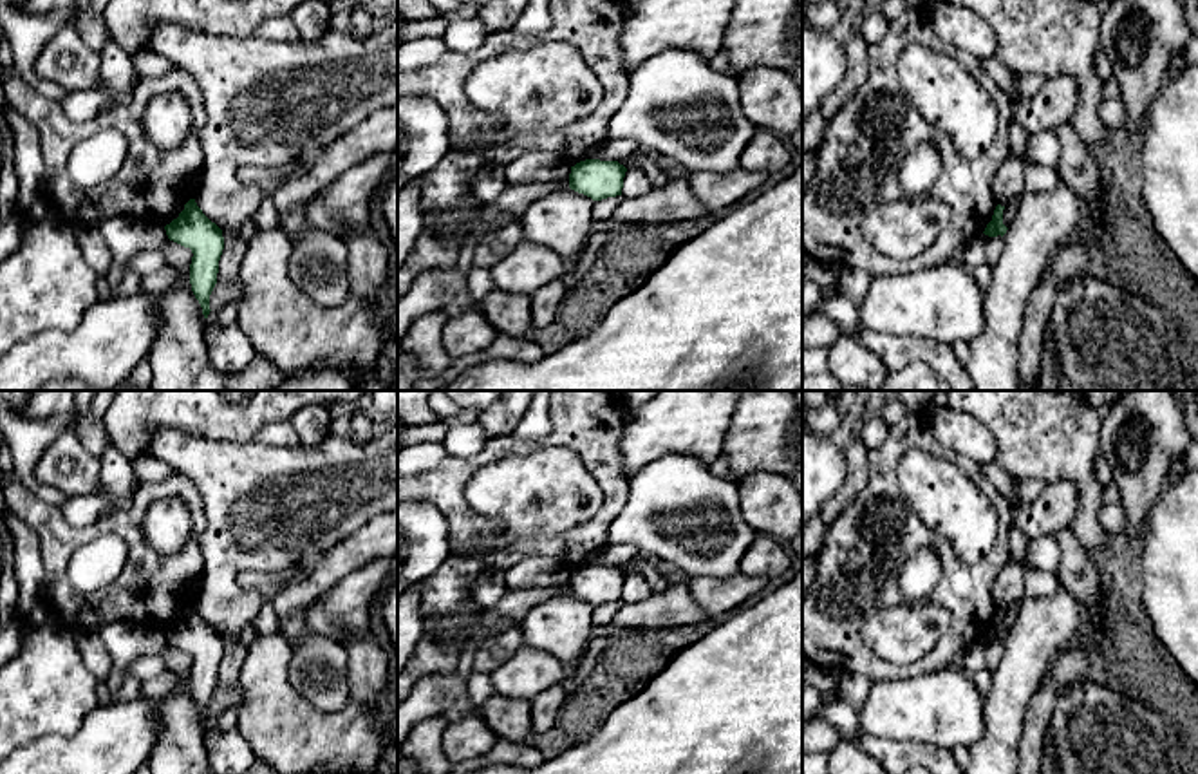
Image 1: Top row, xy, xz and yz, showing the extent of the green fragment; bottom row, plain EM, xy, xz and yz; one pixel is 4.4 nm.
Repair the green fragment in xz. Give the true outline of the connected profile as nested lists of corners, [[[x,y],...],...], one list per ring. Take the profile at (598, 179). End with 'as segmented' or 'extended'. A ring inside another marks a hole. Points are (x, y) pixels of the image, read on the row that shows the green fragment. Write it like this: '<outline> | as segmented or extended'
[[[585,159],[571,166],[569,188],[602,201],[622,195],[627,168],[618,161]]] | as segmented

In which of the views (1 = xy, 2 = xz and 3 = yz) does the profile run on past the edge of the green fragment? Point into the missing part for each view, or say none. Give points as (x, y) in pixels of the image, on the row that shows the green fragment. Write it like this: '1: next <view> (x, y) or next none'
1: next none
2: next none
3: next none

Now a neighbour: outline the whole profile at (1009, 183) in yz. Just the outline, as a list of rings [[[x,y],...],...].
[[[1008,161],[999,166],[996,179],[992,183],[992,192],[1001,206],[1008,206],[1014,199],[1025,194],[1025,165],[1017,161]]]

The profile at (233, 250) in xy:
[[[222,230],[224,250],[219,260],[217,284],[231,286],[240,278],[240,262],[248,242],[239,235],[239,230]]]

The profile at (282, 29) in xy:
[[[289,14],[266,20],[257,27],[255,36],[267,42],[280,42],[280,43],[295,43],[300,40],[298,29]]]

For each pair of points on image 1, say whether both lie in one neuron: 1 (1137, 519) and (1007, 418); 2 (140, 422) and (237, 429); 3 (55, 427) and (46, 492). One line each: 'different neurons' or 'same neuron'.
1: different neurons
2: same neuron
3: same neuron

